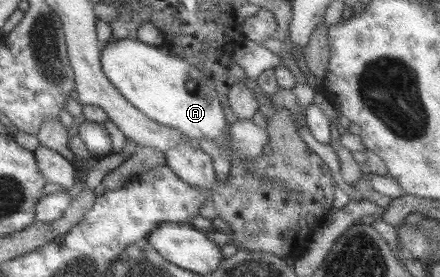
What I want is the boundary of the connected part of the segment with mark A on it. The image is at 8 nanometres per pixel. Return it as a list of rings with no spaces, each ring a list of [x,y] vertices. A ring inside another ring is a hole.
[[[130,38],[113,39],[101,48],[101,52],[102,71],[108,81],[136,110],[164,126],[182,131],[189,140],[212,140],[234,168],[245,167],[247,176],[254,176],[258,182],[268,182],[266,175],[258,172],[254,175],[252,159],[235,154],[229,146],[227,130],[230,124],[225,119],[215,85],[202,72],[186,60],[170,56],[165,46],[150,46]]]

